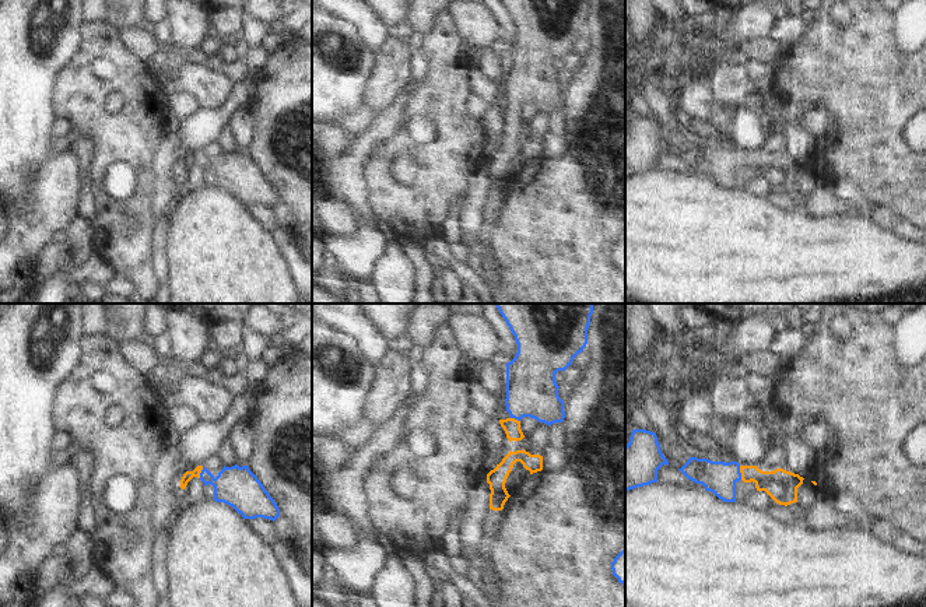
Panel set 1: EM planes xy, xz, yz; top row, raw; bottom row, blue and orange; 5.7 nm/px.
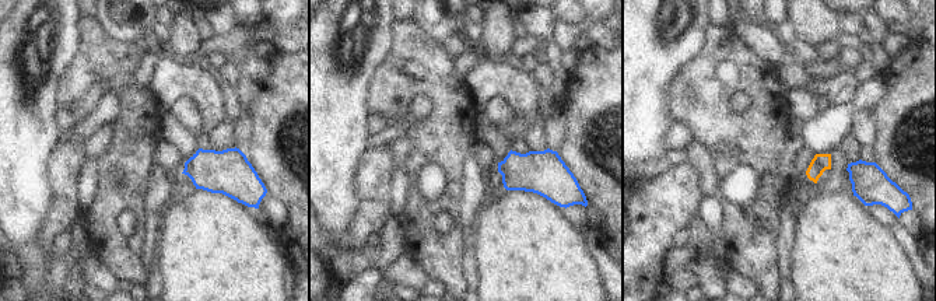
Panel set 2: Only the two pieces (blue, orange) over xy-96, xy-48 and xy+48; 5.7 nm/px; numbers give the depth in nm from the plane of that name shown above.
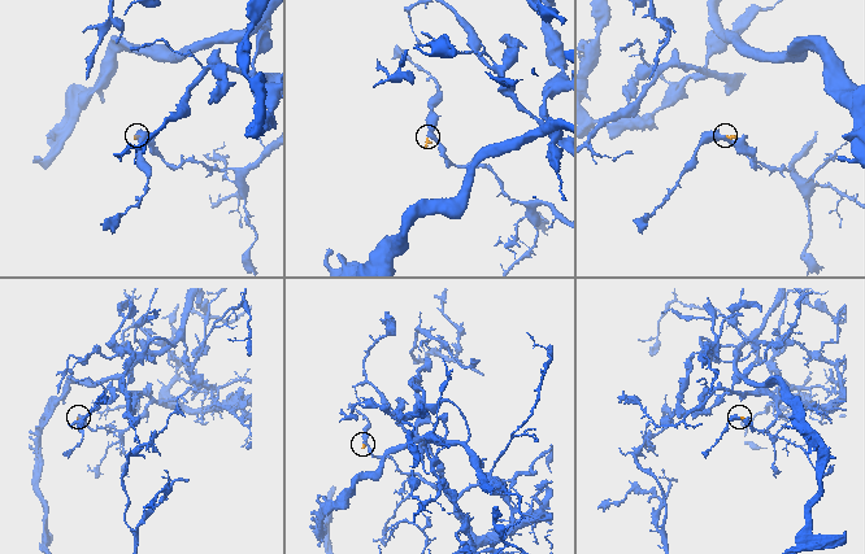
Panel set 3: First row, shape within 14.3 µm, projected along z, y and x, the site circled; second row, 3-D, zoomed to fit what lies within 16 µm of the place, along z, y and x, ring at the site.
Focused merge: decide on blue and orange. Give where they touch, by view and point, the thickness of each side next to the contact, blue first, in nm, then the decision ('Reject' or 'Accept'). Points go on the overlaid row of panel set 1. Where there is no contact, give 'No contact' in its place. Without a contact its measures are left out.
Touches blue at yz (740, 473). Thickness 190 nm (blue) against 180 nm. Accept.

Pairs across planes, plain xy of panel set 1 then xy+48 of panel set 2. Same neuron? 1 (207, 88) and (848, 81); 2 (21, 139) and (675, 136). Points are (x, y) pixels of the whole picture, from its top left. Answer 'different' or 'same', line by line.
1: same
2: different

